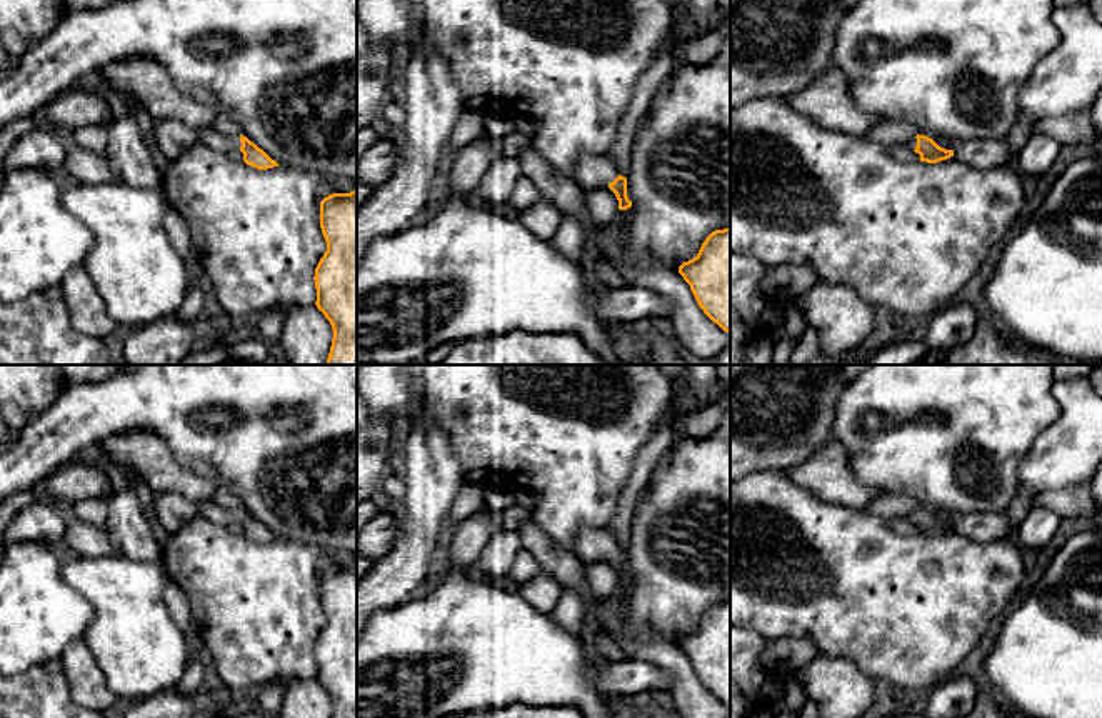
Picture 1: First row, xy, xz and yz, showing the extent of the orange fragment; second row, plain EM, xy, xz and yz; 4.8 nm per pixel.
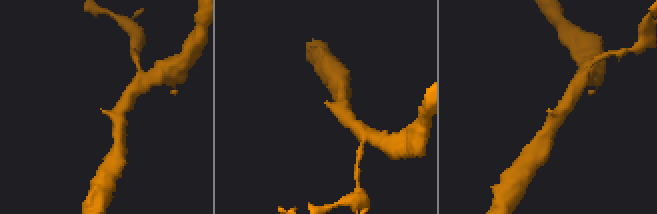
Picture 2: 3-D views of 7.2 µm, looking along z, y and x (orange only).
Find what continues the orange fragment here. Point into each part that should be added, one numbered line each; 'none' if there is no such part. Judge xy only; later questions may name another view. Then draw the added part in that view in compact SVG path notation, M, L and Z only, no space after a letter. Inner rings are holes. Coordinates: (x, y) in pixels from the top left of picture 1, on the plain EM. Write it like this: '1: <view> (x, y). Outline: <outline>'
1: xy (207, 508). Outline: M212 498L198 501L198 513L200 516L223 526L228 526L232 523L240 525L240 520L242 520L240 510L230 510L230 508L220 506Z

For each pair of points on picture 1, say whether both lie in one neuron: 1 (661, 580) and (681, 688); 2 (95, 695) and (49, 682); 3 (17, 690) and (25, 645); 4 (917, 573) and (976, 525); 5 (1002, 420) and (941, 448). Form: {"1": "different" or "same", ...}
{"1": "different", "2": "different", "3": "different", "4": "different", "5": "same"}

